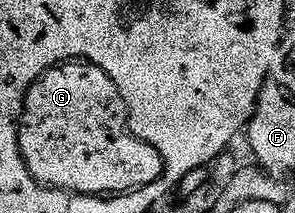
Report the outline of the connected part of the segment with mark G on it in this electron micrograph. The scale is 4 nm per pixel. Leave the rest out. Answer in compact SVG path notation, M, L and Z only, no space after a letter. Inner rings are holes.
M76 59L54 66L30 86L29 91L26 93L26 98L23 101L22 111L19 114L18 146L21 149L22 158L25 159L26 166L33 175L35 182L39 184L50 182L51 184L63 185L67 188L81 191L107 189L110 194L119 194L125 188L129 188L132 185L152 183L152 180L158 176L158 171L161 168L159 164L159 150L146 146L140 139L136 139L133 132L130 132L127 107L125 107L122 95L120 95L120 91L116 87L115 81L98 65Z

